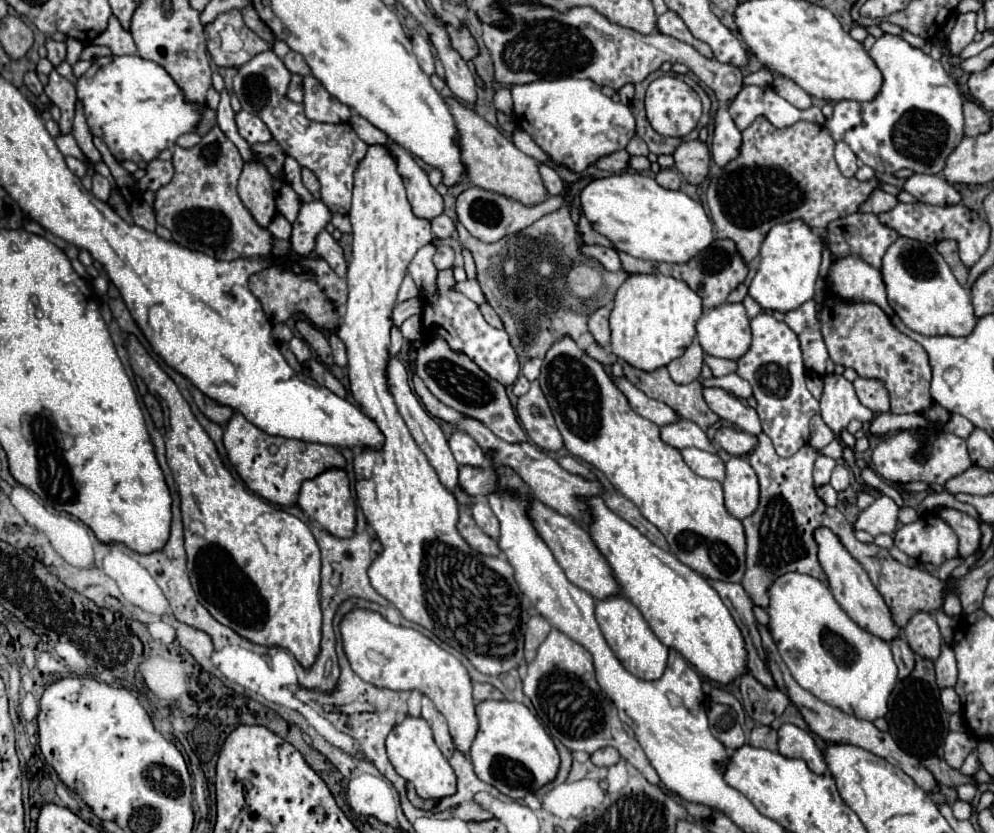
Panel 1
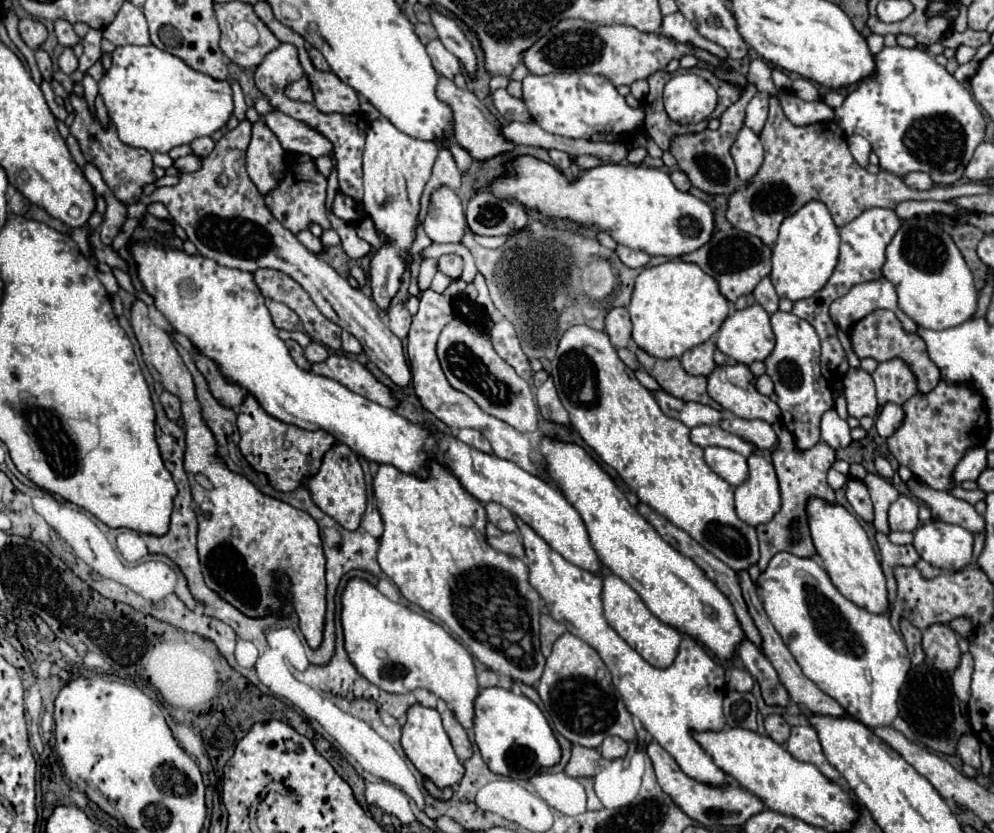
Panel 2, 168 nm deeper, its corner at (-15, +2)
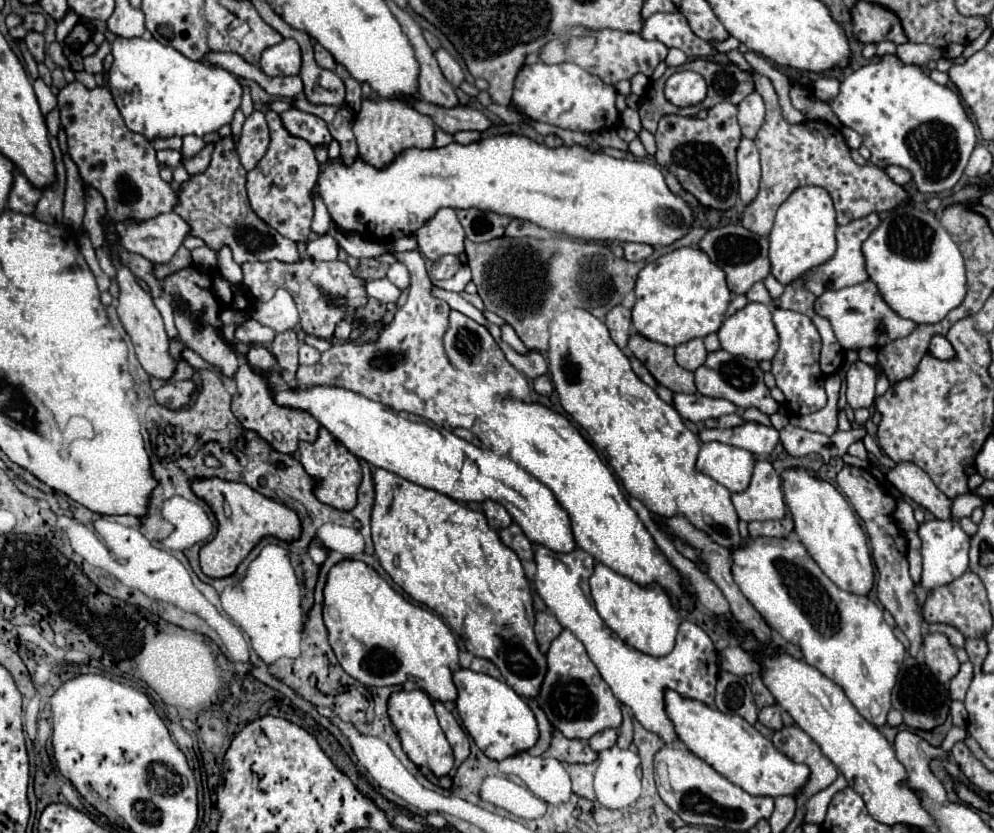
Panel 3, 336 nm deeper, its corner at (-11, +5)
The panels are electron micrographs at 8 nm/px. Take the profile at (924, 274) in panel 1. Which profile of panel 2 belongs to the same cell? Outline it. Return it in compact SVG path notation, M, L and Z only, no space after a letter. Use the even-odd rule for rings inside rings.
M928 217L902 221L900 231L888 245L882 275L888 275L888 279L896 283L900 309L924 329L940 331L958 327L972 319L978 309L978 289L974 287L974 277L964 257L952 237Z

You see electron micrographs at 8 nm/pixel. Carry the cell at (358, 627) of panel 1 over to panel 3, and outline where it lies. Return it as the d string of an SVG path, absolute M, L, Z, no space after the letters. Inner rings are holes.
M342 560L328 572L324 586L324 624L328 628L330 646L346 674L366 686L396 686L412 680L418 688L426 690L440 702L452 702L456 698L456 686L452 672L458 664L458 644L452 630L434 612L424 610L418 604L404 600L392 586L362 560Z

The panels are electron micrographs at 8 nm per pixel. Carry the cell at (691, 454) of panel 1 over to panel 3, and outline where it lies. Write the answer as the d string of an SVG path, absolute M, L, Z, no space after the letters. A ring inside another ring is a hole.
M706 442L700 448L696 470L714 478L730 492L744 492L750 484L756 456L744 448Z

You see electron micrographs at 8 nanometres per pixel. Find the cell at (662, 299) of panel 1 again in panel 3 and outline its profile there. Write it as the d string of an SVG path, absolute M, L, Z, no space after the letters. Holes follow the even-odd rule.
M678 248L646 264L638 274L634 292L636 304L632 308L632 322L636 330L666 346L678 346L692 338L718 332L732 298L724 270L700 248Z

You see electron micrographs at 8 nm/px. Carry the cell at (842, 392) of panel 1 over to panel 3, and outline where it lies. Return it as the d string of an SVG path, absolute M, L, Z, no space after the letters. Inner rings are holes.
M856 362L848 374L846 374L846 382L848 382L848 390L846 390L846 398L848 398L848 406L856 408L870 408L874 404L874 386L876 386L876 368L864 362Z

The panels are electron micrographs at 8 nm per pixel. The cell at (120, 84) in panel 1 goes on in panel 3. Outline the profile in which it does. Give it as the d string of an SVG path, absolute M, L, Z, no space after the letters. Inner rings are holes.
M148 30L142 37L116 38L112 42L114 64L108 72L108 88L132 132L140 132L148 140L186 134L204 136L232 122L242 100L242 86L234 74L182 56L172 46L154 40Z

